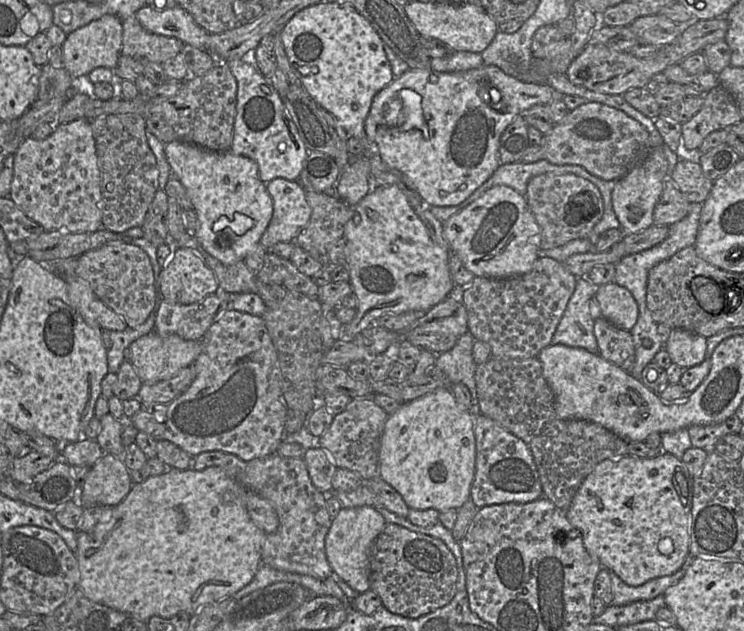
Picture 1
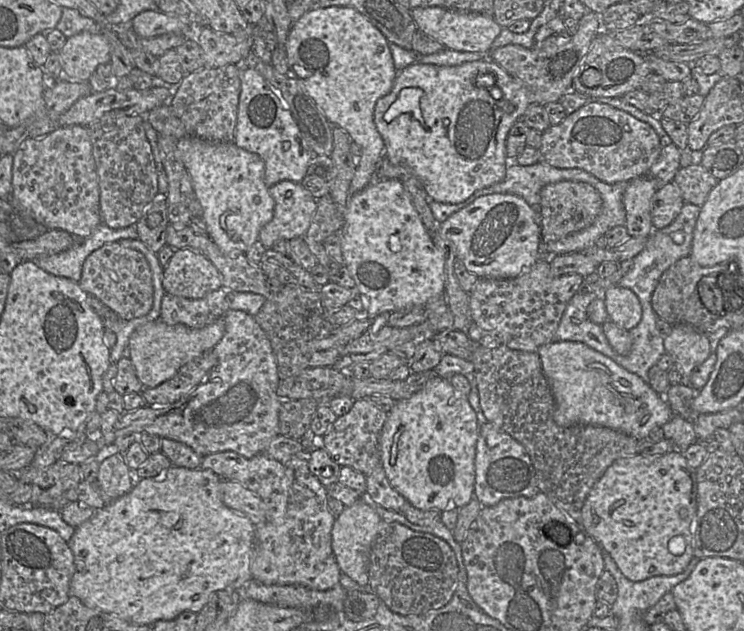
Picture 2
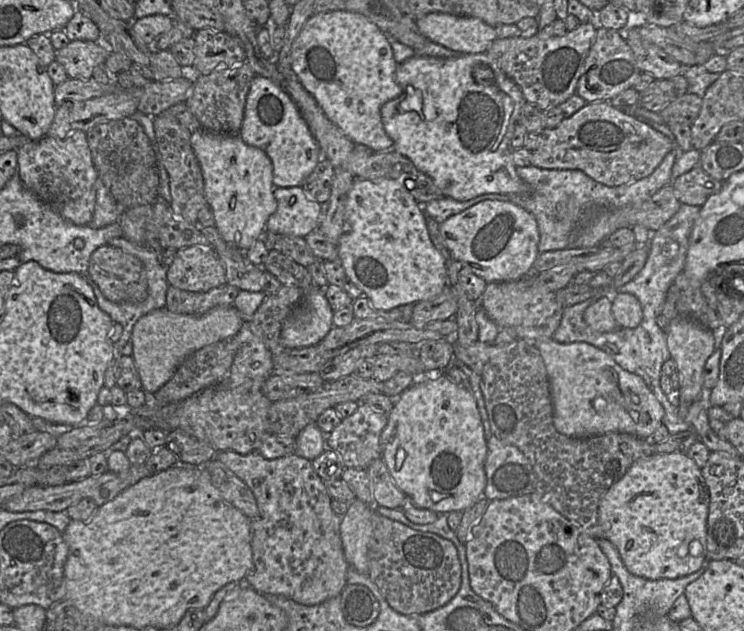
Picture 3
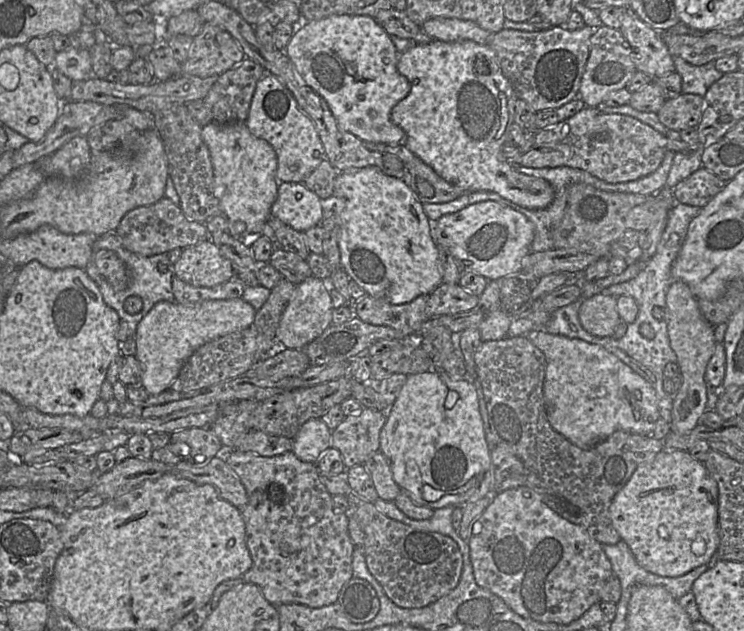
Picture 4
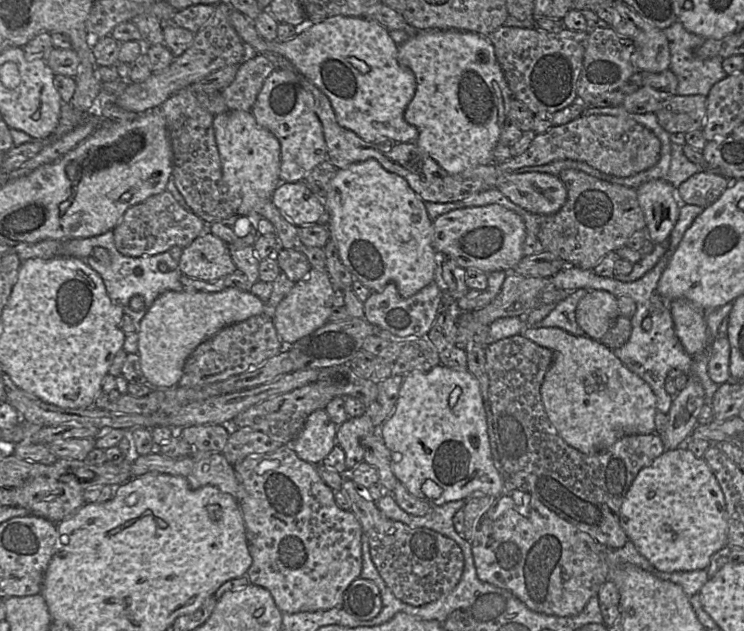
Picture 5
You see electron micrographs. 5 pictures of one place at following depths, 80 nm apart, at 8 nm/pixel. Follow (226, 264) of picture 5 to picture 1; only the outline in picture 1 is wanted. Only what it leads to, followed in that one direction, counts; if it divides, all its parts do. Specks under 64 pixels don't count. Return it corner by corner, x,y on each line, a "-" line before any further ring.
179,247
159,275
162,300
193,304
219,289
215,273
192,249

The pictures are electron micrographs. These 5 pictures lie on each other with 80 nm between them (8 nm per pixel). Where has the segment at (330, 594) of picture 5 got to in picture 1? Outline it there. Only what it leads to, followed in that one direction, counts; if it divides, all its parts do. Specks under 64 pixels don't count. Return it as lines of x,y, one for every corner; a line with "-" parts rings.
208,451
194,457
192,469
204,470
212,466
220,467
247,490
269,501
278,514
277,530
265,536
261,550
261,565
312,576
319,580
333,576
325,552
325,538
332,523
327,510
327,494
320,492
313,485
303,458
283,457
274,453
244,461
223,451

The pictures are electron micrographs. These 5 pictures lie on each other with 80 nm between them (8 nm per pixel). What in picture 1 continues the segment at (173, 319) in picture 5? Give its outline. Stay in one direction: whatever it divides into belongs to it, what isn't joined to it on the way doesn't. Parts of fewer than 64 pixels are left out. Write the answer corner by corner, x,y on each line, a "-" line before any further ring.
151,331
133,341
129,360
143,382
158,382
174,377
181,369
194,363
202,350
201,340
186,340
177,334
161,336

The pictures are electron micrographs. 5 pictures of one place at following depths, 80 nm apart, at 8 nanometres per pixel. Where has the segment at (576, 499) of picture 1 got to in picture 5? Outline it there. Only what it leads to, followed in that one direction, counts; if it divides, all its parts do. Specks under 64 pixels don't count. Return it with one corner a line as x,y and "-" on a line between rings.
684,445
674,450
665,450
651,465
642,468
633,480
625,499
619,510
619,522
637,551
644,556
655,568
663,572
694,571
706,569
709,566
711,556
719,549
727,545
727,520
726,505
722,489
714,476
711,468
704,458
696,457

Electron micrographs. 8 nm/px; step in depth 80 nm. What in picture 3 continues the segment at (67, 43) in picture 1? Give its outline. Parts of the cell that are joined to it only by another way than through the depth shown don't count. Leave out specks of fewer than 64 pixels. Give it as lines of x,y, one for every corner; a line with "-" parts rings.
73,40
55,51
55,60
64,67
69,78
88,80
93,78
94,68
104,63
109,54
103,42

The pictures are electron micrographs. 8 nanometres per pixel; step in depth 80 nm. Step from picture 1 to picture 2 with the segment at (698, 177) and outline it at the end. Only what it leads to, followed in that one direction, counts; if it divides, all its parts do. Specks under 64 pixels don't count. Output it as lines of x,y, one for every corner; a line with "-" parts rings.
701,164
680,167
673,179
673,182
681,190
685,203
699,207
703,206
718,181

